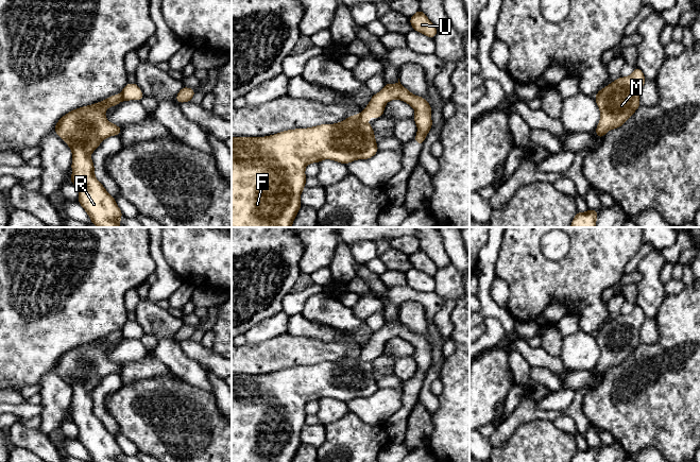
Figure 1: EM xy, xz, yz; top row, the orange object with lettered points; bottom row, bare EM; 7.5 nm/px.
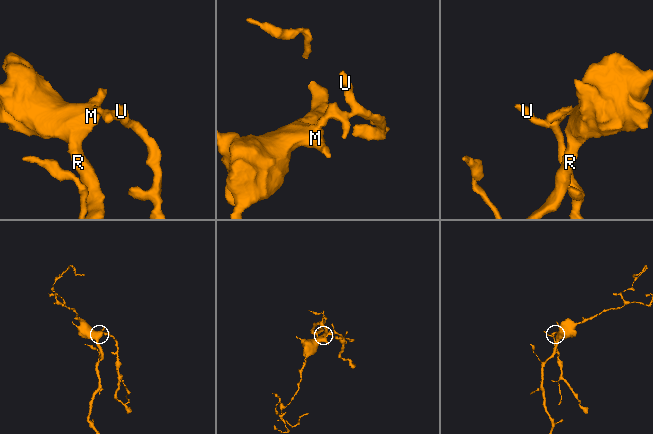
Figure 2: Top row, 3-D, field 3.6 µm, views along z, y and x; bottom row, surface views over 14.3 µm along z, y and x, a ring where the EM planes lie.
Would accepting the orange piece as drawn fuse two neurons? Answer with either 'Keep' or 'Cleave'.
Cleave

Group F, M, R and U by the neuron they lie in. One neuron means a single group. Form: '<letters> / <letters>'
F M R / U

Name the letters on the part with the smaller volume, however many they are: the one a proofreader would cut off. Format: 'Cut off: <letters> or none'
Cut off: U

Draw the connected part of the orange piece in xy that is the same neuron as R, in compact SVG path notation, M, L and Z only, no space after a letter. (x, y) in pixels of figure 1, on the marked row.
M115 95L99 103L71 110L53 129L72 151L70 182L79 190L79 203L98 227L120 227L123 216L116 200L95 177L90 154L109 136L120 135L122 129L105 118L105 109L124 99Z

